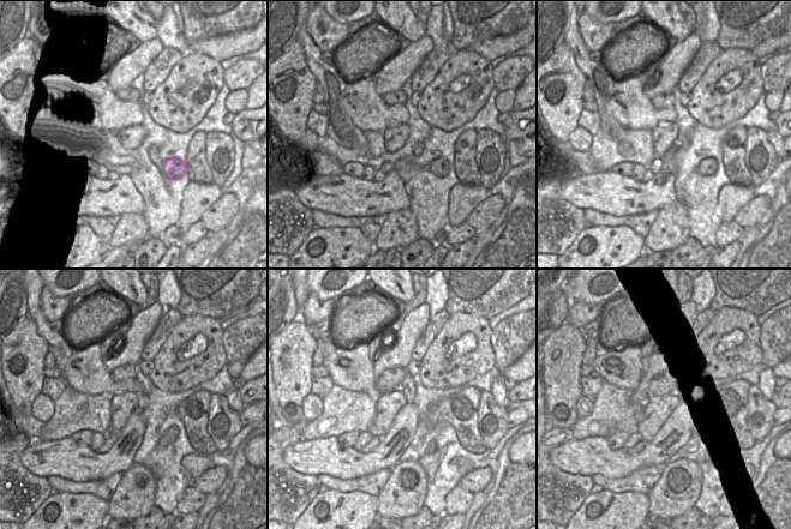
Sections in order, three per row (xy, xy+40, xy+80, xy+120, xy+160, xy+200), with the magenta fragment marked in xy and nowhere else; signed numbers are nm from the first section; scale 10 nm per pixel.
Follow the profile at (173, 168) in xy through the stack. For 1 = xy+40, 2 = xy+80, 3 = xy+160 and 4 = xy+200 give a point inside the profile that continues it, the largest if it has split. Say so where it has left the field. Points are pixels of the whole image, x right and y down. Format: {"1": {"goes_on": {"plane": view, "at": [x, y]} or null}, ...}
{"1": {"goes_on": {"plane": "xy+40", "at": [439, 167]}}, "2": {"goes_on": {"plane": "xy+80", "at": [707, 167]}}, "3": {"goes_on": {"plane": "xy+160", "at": [432, 448]}}, "4": {"goes_on": {"plane": "xy+200", "at": [701, 450]}}}

